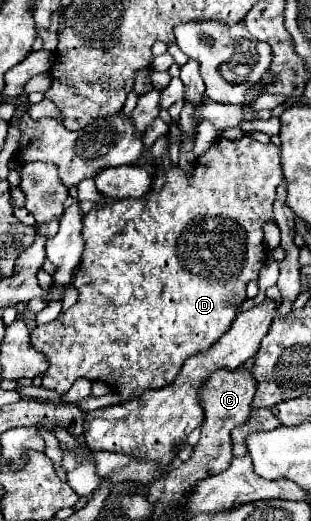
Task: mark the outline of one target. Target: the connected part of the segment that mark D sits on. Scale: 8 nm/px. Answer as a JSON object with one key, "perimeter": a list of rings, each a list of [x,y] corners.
{"perimeter":[[[163,136],[149,149],[149,157],[155,165],[155,177],[153,177],[153,187],[145,197],[111,201],[103,209],[93,209],[85,215],[85,227],[83,227],[85,249],[83,249],[81,269],[75,277],[75,287],[79,291],[79,299],[73,307],[63,311],[63,315],[59,315],[57,321],[47,323],[47,325],[39,325],[31,331],[33,347],[37,347],[37,349],[45,351],[45,355],[49,355],[49,369],[45,371],[45,375],[41,379],[41,385],[45,389],[65,393],[75,383],[75,379],[85,377],[89,381],[105,381],[111,389],[115,389],[119,399],[125,403],[131,397],[137,397],[147,389],[157,389],[157,387],[169,385],[177,377],[177,373],[181,371],[187,357],[209,349],[229,329],[229,325],[237,317],[241,303],[247,299],[247,295],[245,295],[247,283],[259,277],[259,271],[267,261],[267,251],[263,245],[263,225],[273,221],[273,207],[271,205],[275,201],[275,189],[277,189],[277,185],[283,183],[283,171],[279,165],[279,147],[275,147],[273,143],[267,143],[267,145],[259,143],[253,137],[241,137],[237,141],[217,139],[209,147],[209,151],[195,161],[197,167],[189,175],[185,175],[179,167],[173,167],[169,163],[168,147],[168,139]]]}

